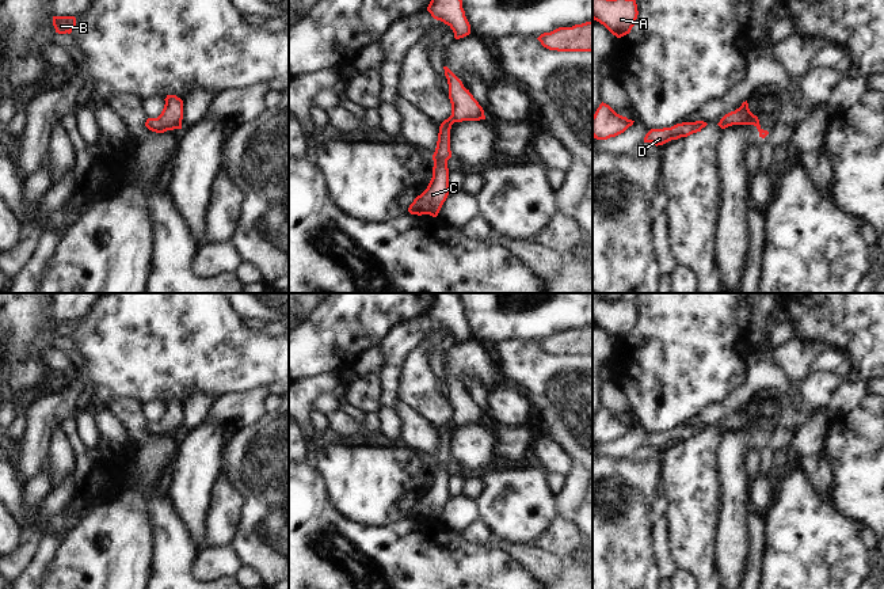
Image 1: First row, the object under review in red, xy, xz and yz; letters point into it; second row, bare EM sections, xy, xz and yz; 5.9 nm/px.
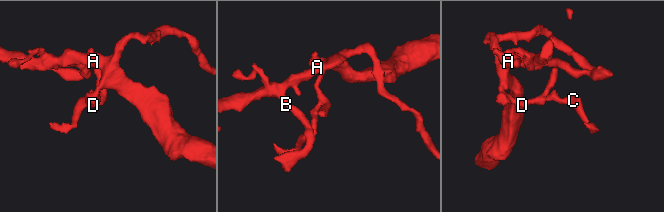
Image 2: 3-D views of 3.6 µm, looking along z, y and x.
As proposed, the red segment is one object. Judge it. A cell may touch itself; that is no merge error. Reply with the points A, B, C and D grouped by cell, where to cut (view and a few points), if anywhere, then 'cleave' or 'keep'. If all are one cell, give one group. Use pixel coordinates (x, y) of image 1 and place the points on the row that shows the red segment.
groups A B C D; cut none; keep

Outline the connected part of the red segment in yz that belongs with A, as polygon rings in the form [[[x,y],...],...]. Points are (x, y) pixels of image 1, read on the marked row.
[[[592,0],[592,19],[617,38],[630,33],[637,15],[636,0]]]

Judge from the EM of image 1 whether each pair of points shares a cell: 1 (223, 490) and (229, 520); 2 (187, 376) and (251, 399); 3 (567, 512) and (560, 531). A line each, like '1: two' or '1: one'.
1: one
2: two
3: two

